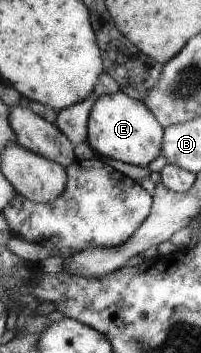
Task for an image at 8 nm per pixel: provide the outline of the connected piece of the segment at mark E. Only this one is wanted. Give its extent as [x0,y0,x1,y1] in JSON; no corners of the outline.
[88,90,165,165]

